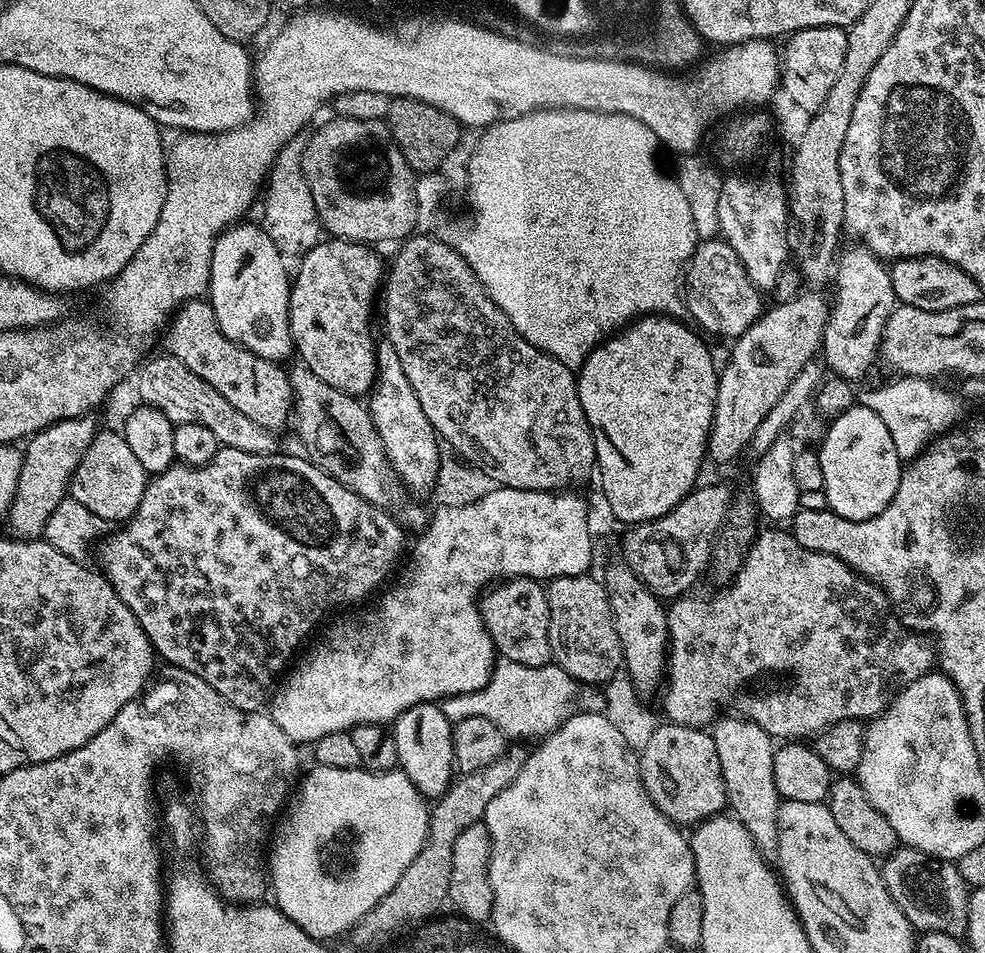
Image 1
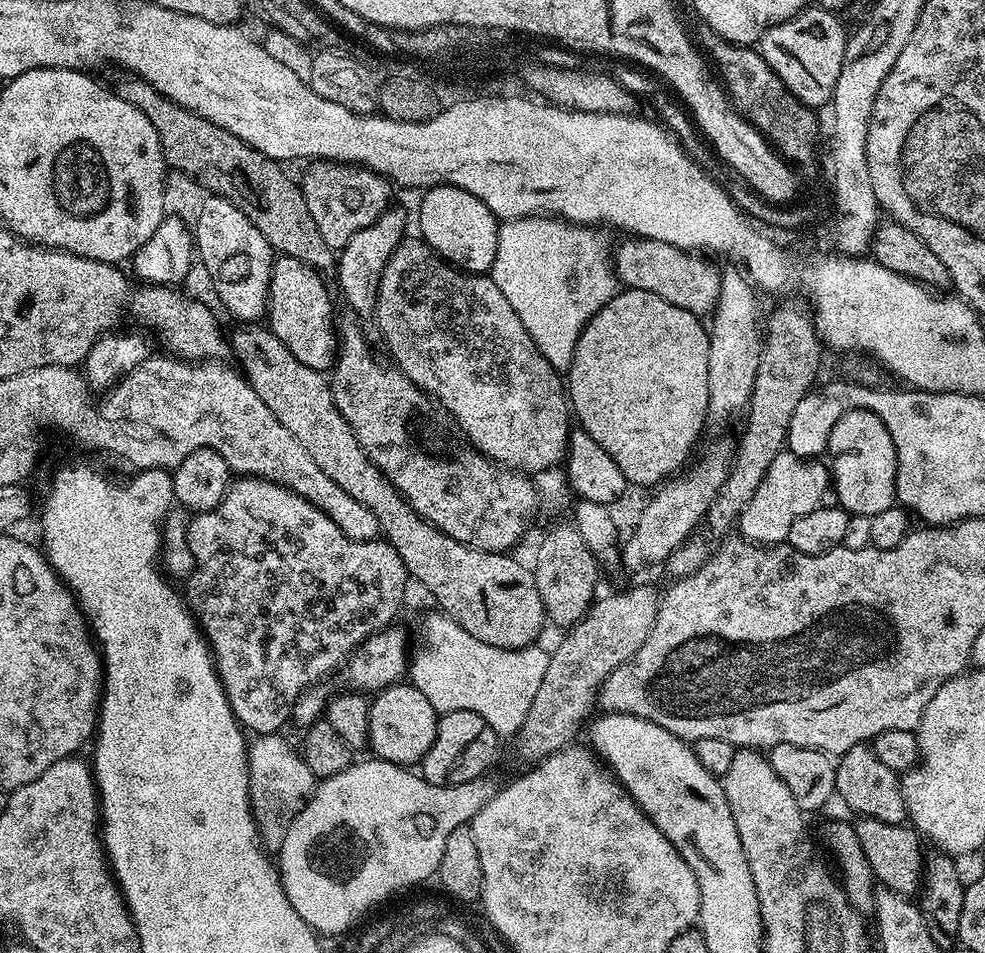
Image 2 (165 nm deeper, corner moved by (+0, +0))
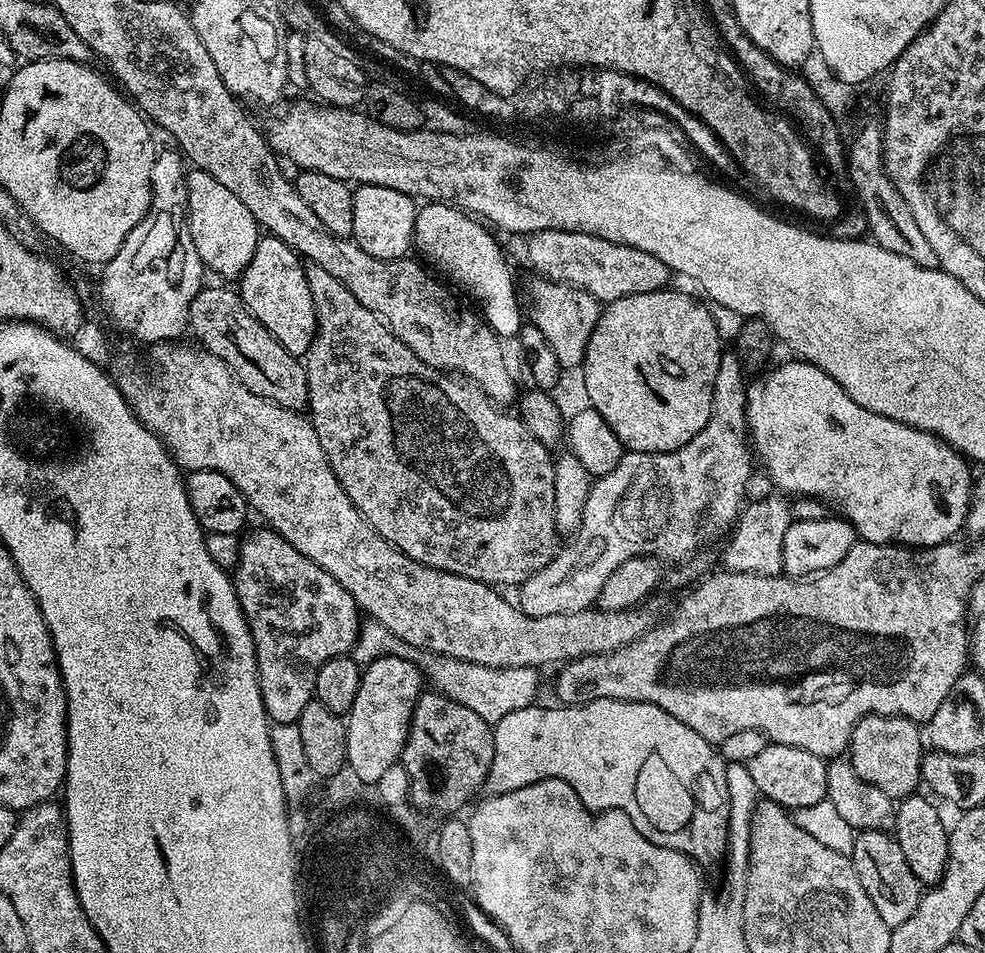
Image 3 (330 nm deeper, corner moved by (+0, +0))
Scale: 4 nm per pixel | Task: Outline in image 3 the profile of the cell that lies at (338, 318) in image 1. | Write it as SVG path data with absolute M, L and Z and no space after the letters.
M271 234L261 235L250 266L238 277L238 291L245 308L291 355L302 358L310 350L310 342L316 333L314 298L310 298L310 286L306 282L305 265L301 257L286 242Z

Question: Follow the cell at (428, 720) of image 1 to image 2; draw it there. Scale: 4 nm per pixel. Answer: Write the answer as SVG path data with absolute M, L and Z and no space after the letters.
M410 682L391 684L370 700L368 748L378 760L391 760L401 766L416 766L424 759L436 737L438 714L434 706Z

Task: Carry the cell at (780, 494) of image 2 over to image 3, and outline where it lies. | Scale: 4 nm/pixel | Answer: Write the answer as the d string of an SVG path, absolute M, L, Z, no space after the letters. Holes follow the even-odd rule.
M783 495L764 496L761 500L745 503L724 548L723 567L729 572L742 574L762 574L779 576L784 572L782 566L782 538L791 526L794 513L788 509L789 501ZM784 500L785 501L784 501ZM732 536L732 537L731 537Z

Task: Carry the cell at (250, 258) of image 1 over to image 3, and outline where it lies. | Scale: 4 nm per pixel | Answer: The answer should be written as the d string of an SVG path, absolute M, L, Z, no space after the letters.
M192 170L187 173L188 181L188 232L198 250L198 258L204 263L209 273L217 272L220 276L238 278L250 266L256 247L262 235L262 229L256 223L254 214L242 206L242 198L237 198L218 178L208 172Z

